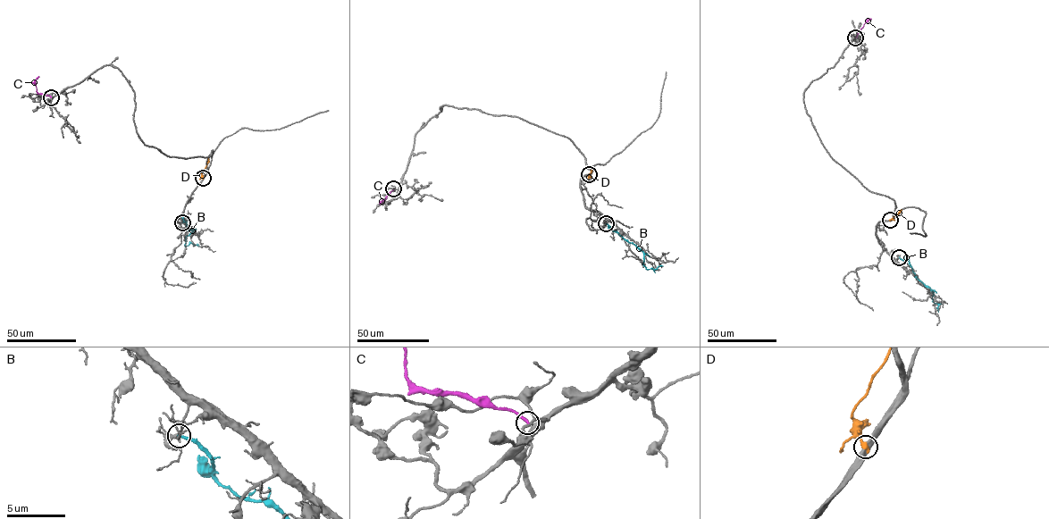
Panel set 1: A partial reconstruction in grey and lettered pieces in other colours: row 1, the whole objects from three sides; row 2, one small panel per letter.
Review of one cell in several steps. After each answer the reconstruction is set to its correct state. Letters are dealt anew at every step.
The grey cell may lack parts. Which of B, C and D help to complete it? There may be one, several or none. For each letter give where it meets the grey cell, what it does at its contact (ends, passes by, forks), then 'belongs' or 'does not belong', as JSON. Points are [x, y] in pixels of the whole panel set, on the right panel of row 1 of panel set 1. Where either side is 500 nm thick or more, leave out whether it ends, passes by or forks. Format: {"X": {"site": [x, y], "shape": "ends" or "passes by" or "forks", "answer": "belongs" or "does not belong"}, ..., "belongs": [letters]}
{"B": {"site": [899, 257], "shape": "ends", "answer": "does not belong"}, "C": {"site": [855, 37], "shape": "ends", "answer": "does not belong"}, "D": {"site": [890, 220], "shape": "ends", "answer": "does not belong"}, "belongs": []}

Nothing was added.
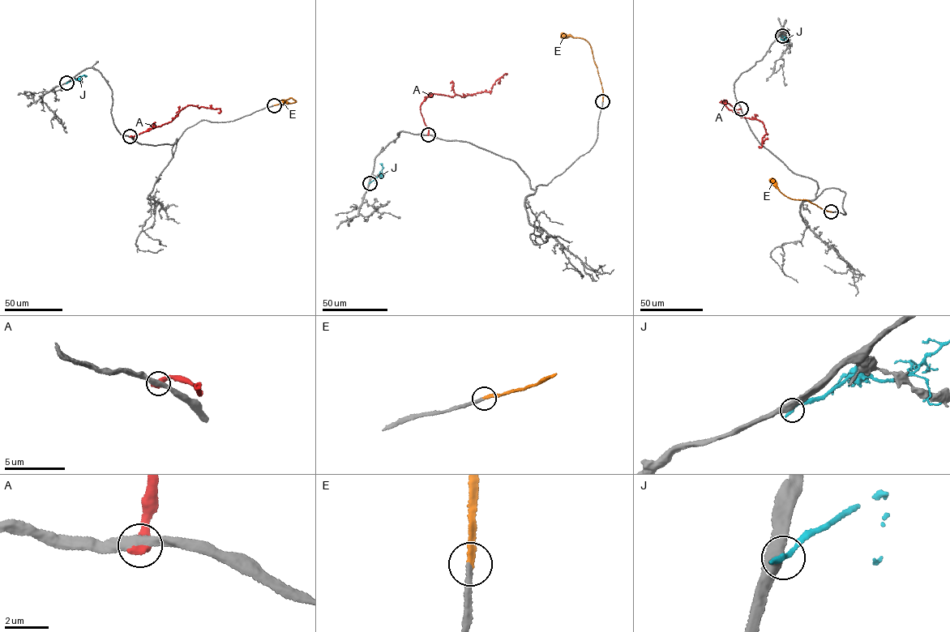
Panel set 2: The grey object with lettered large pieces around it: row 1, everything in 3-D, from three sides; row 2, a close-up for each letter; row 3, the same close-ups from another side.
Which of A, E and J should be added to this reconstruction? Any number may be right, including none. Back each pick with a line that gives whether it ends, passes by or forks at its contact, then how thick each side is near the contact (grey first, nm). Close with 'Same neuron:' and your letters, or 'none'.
E: it ends there; 240 nm thick on the grey side, 280 nm on the other
Same neuron: E

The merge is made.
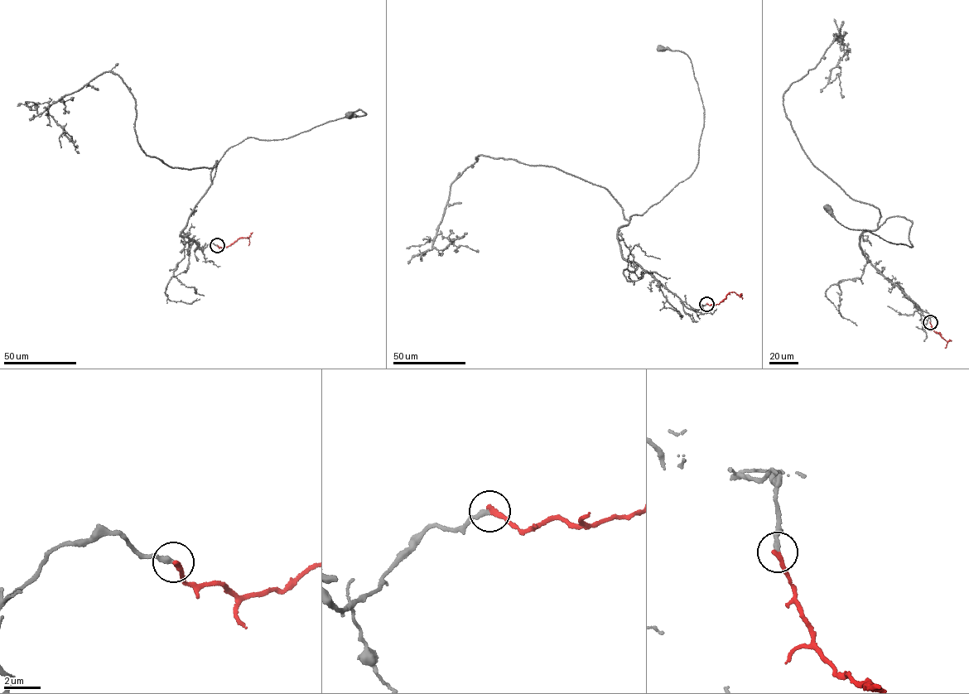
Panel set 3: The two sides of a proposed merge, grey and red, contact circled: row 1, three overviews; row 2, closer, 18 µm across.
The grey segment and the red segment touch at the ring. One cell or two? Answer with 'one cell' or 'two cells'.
one cell

